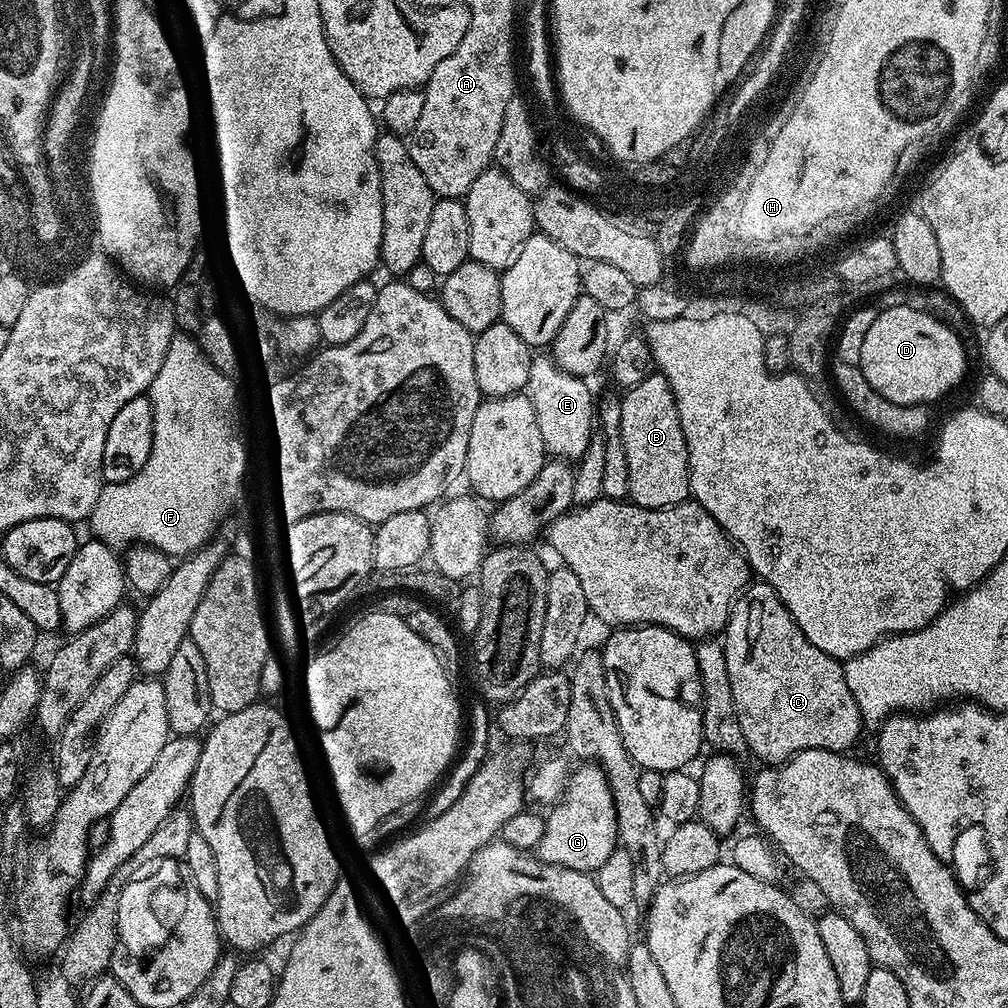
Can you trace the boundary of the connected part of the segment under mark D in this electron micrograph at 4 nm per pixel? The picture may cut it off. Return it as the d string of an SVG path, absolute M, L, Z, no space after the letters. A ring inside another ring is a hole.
M896 302L893 308L888 308L885 312L877 311L872 318L870 330L866 330L866 334L862 338L862 346L858 353L858 363L862 374L866 374L866 382L870 382L870 386L874 386L874 390L878 390L878 394L882 394L884 398L890 398L890 402L898 402L899 404L926 404L935 405L935 400L940 400L947 394L951 388L956 388L960 384L960 379L964 376L964 344L961 337L954 330L950 330L938 318L934 318L930 314L922 314L922 310L910 310L910 306L906 306L902 302Z

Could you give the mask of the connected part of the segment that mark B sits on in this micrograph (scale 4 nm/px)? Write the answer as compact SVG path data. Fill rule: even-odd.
M653 374L647 376L638 386L627 389L623 395L625 395L624 401L619 401L618 404L620 410L620 431L618 434L624 442L626 454L628 456L628 480L632 490L631 499L642 508L673 508L676 504L685 503L685 501L689 499L692 491L692 474L688 471L688 443L684 437L684 430L682 428L682 422L680 421L678 406L676 405L676 395L674 394L670 382L663 374Z

